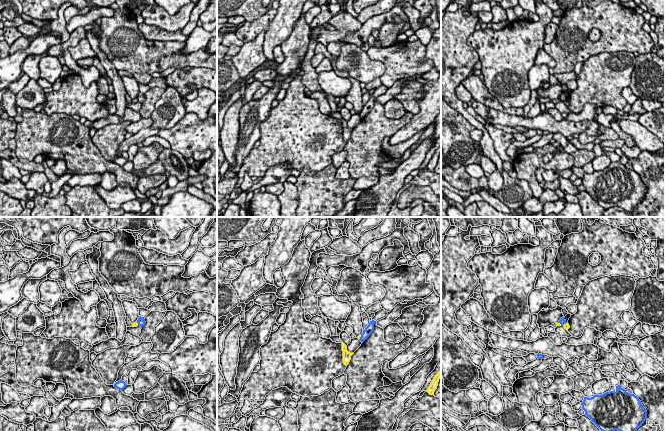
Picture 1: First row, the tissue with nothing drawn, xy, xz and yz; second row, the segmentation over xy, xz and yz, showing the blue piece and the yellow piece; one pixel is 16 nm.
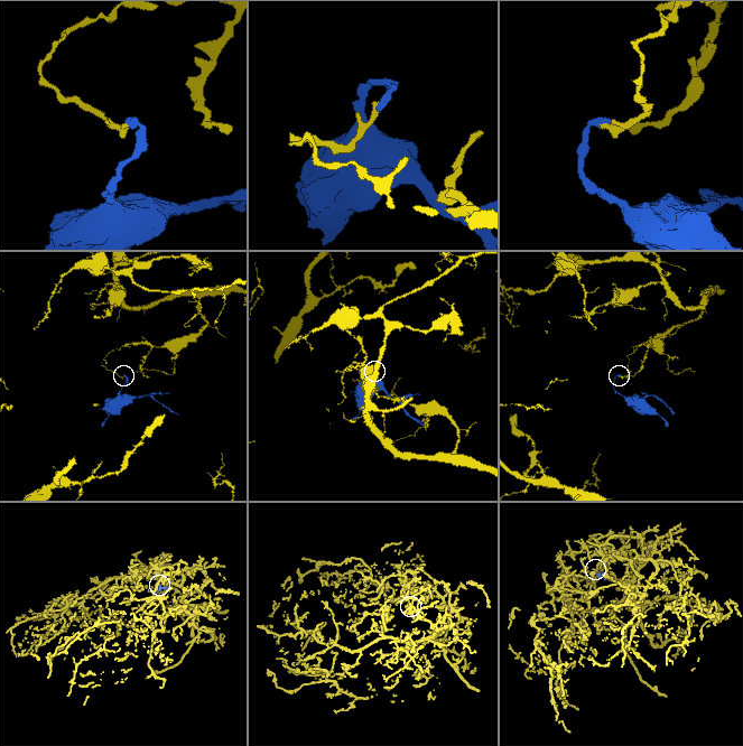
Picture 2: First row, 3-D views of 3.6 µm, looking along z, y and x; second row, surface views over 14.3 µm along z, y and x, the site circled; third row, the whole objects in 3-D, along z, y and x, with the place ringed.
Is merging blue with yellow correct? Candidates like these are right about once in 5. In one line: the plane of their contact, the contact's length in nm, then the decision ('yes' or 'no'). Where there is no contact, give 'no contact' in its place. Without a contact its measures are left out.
meets blue in yz; contact 140 nm long; no

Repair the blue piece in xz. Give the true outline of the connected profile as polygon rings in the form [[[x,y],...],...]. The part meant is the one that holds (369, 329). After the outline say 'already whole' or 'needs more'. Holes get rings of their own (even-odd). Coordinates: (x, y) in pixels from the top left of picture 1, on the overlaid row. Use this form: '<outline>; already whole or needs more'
[[[372,320],[370,321],[370,323],[368,324],[368,326],[363,330],[363,333],[361,334],[360,337],[360,341],[363,343],[369,336],[370,334],[373,332],[374,330],[374,324],[376,321]]]; already whole

